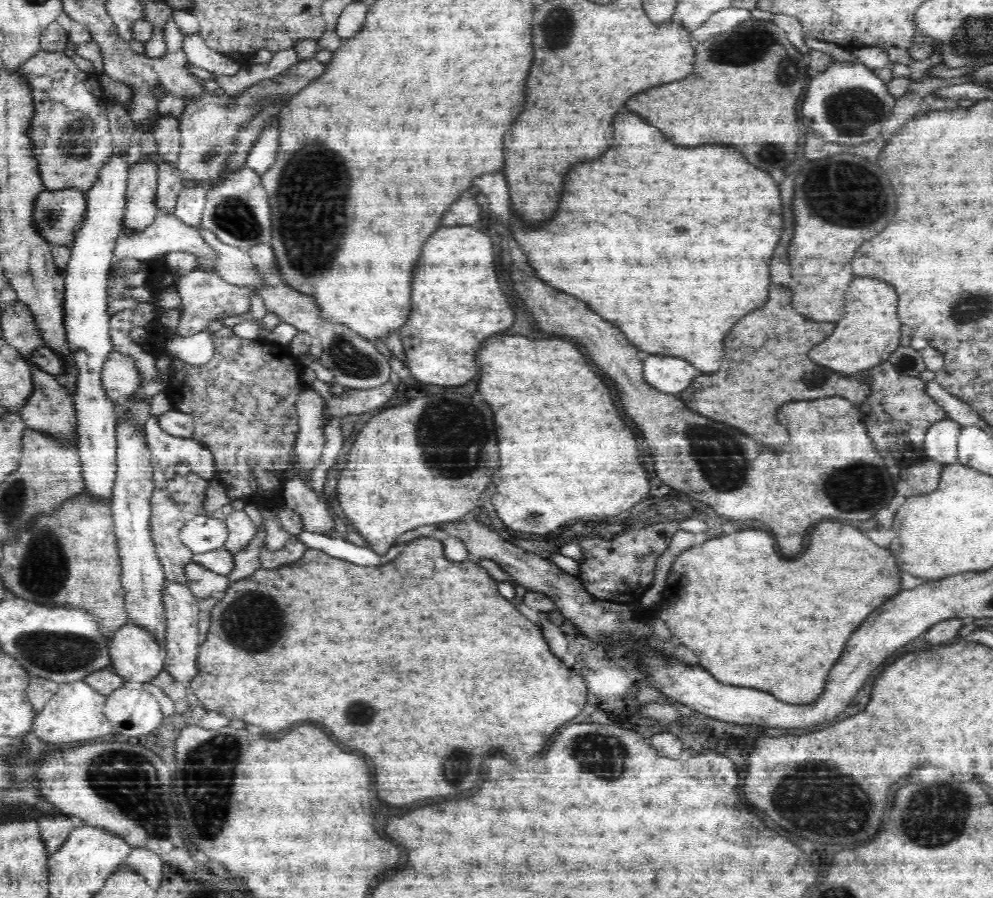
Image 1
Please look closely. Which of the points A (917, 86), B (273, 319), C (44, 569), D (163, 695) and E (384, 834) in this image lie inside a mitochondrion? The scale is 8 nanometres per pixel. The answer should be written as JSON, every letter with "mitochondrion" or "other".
{"A":"other","B":"other","C":"mitochondrion","D":"other","E":"other"}

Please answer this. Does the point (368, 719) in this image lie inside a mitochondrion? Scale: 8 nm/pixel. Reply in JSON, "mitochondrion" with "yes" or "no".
{"mitochondrion":"yes"}

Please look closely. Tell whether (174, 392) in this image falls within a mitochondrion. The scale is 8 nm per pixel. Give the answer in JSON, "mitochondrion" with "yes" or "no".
{"mitochondrion":"no"}

